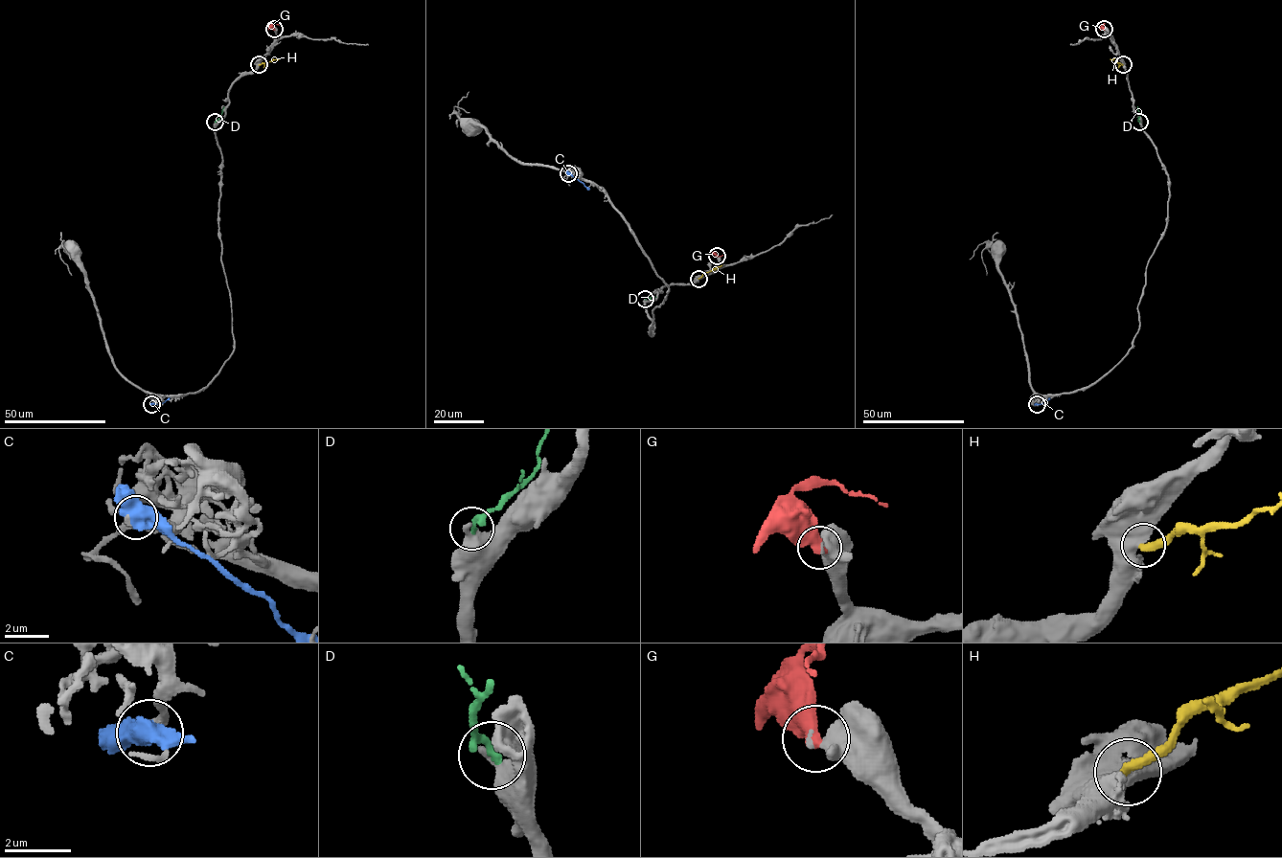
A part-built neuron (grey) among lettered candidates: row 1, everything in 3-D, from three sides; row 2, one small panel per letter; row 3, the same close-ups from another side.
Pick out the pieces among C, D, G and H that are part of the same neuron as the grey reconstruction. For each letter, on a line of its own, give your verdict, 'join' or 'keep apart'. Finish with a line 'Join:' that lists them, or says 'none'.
C: keep apart
D: keep apart
G: join
H: keep apart
Join: G

